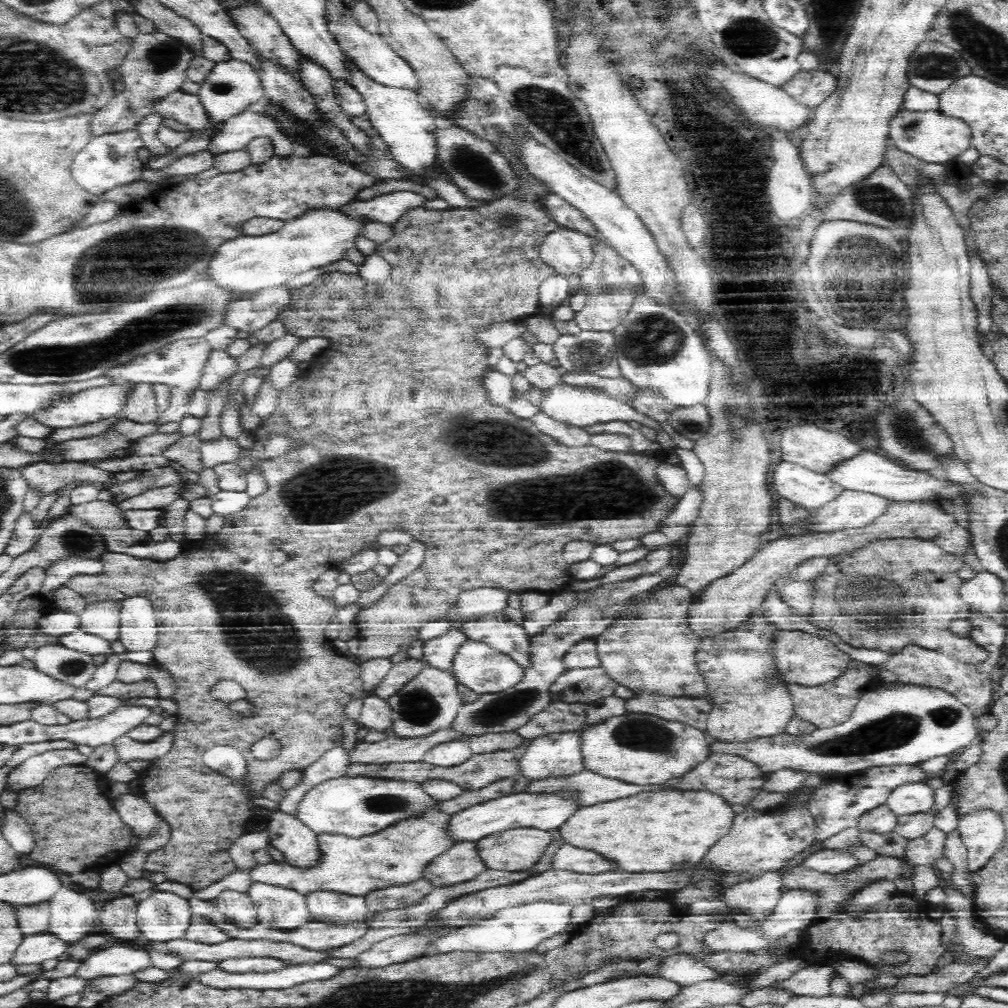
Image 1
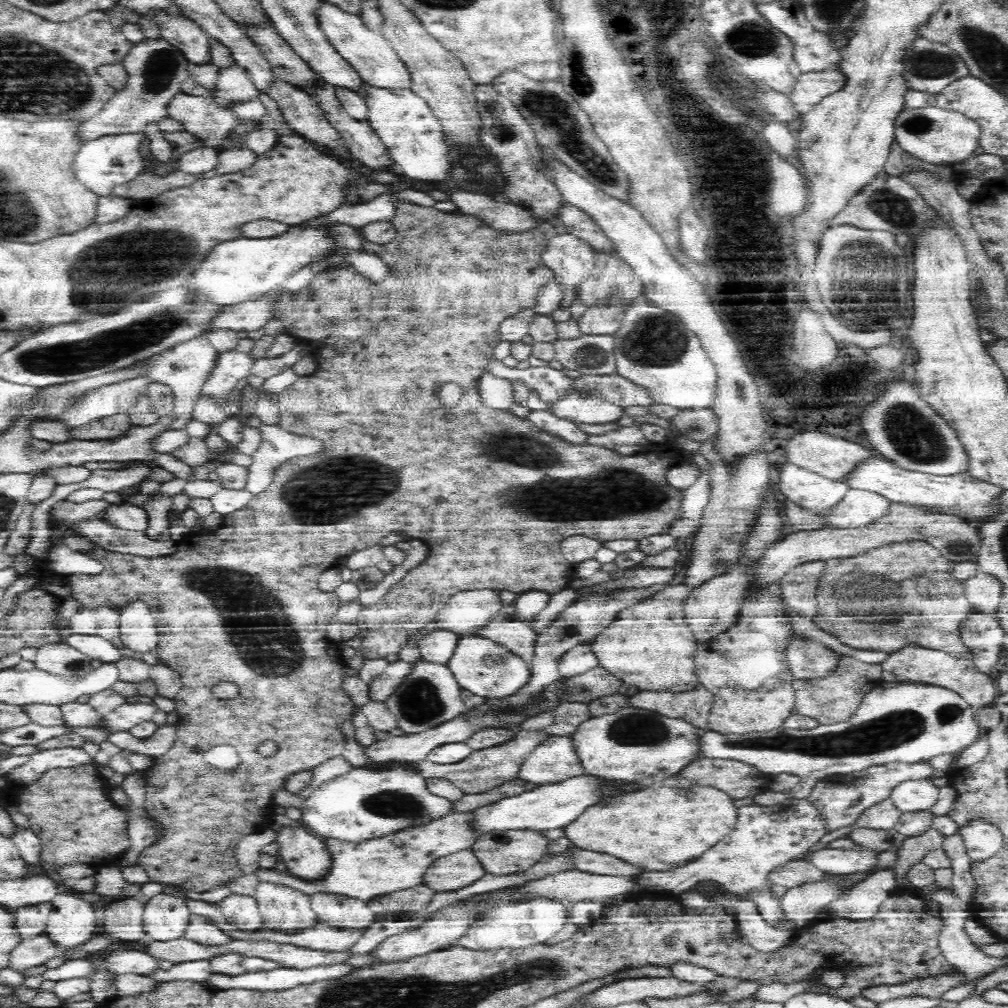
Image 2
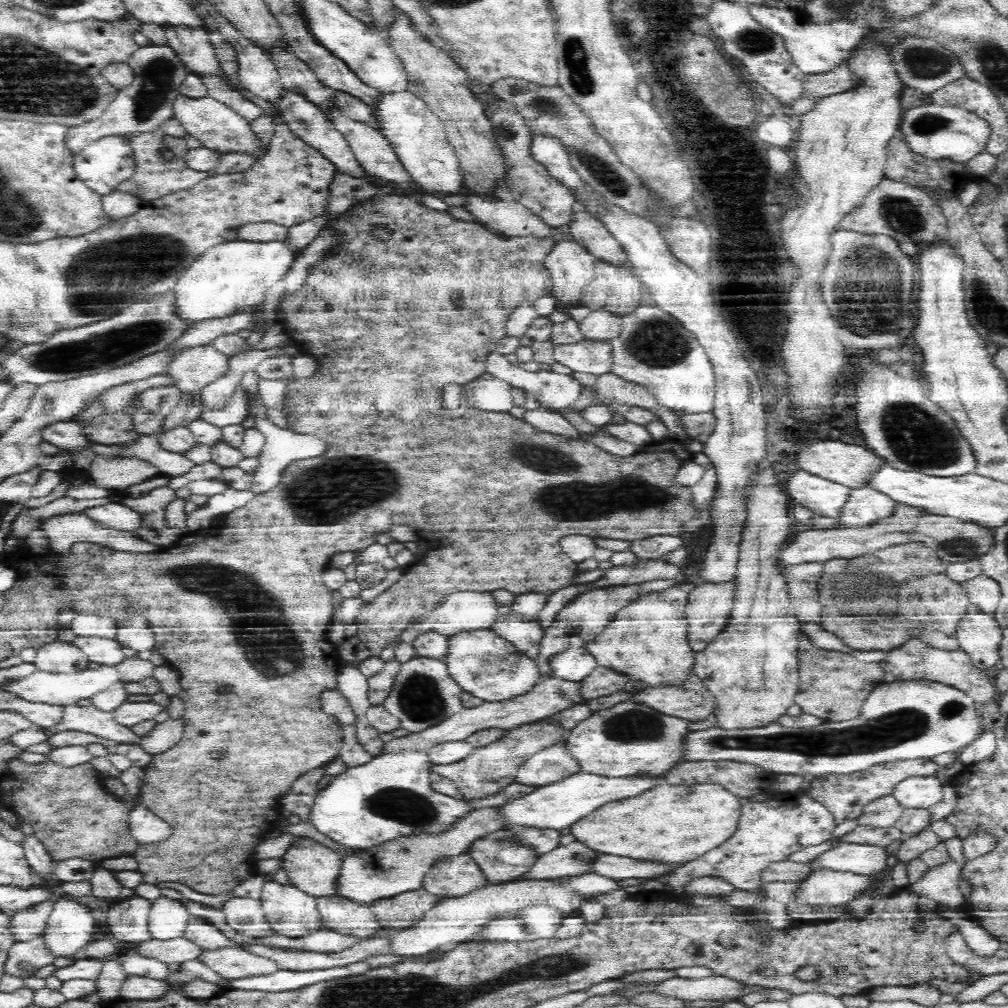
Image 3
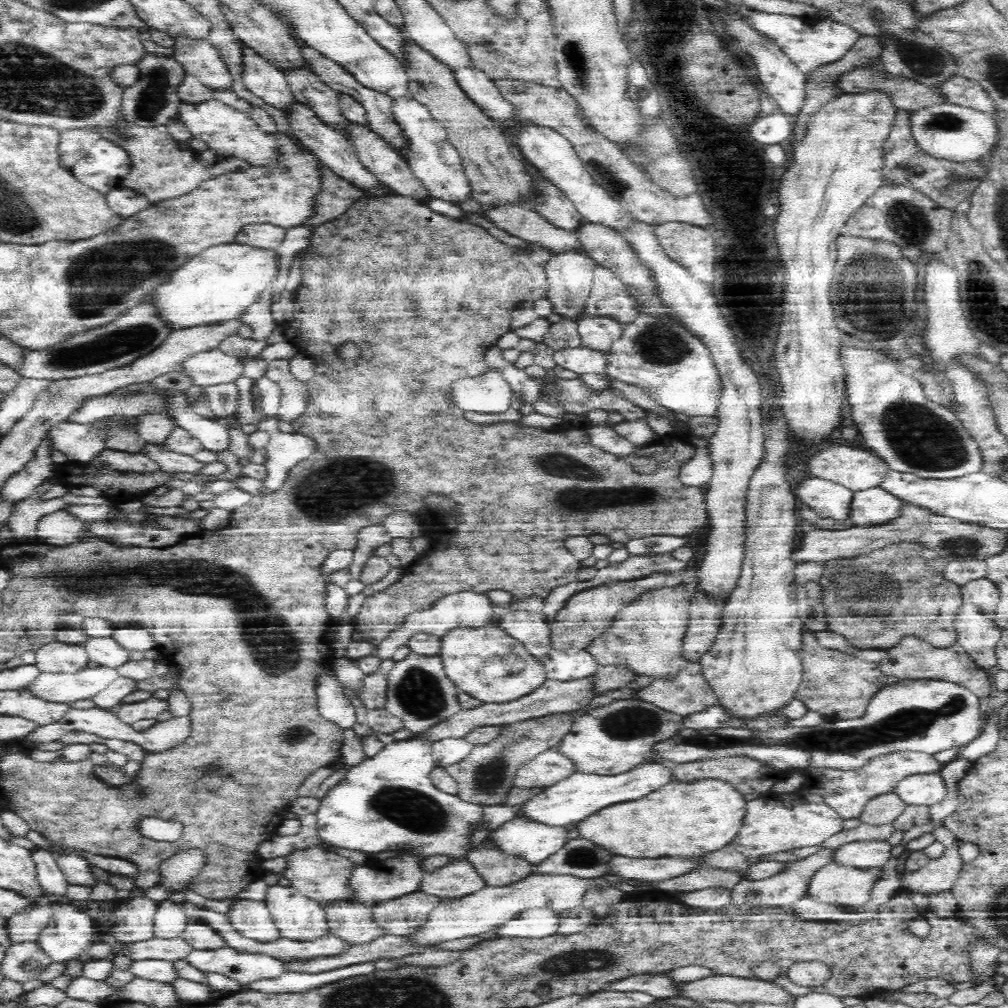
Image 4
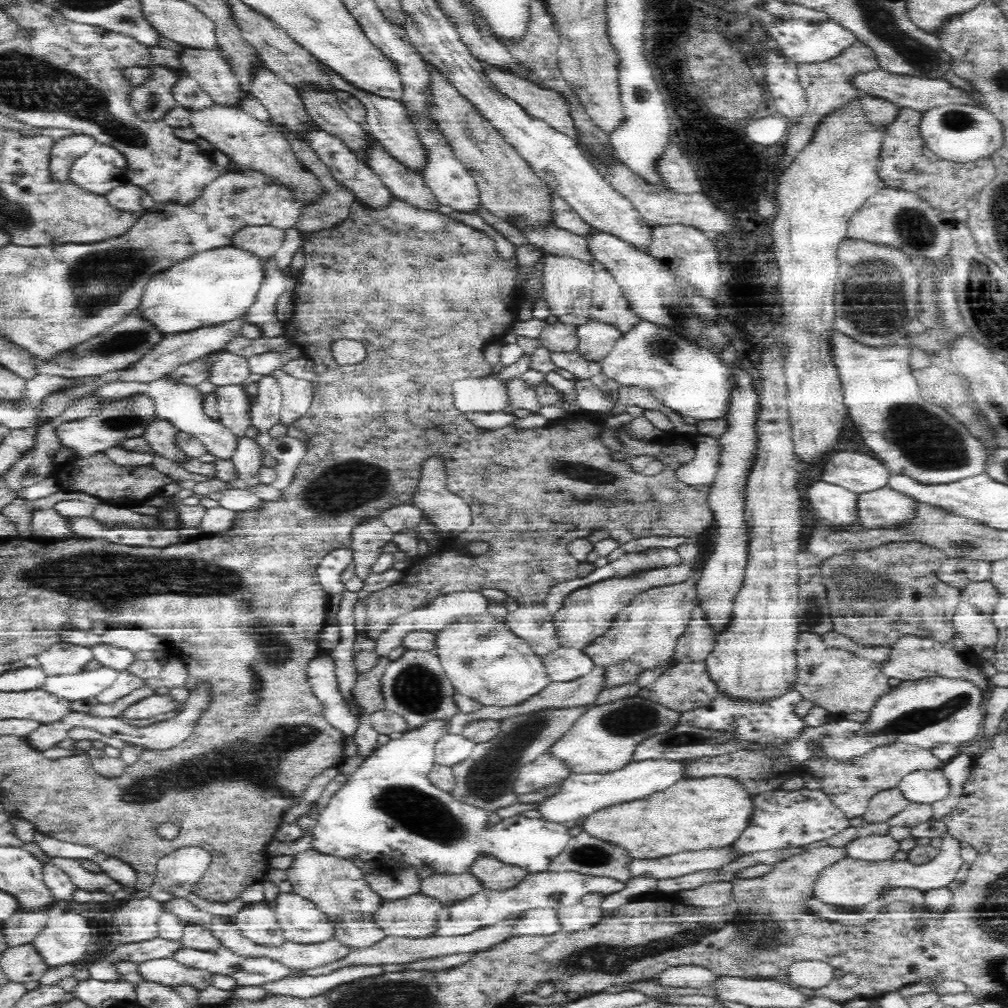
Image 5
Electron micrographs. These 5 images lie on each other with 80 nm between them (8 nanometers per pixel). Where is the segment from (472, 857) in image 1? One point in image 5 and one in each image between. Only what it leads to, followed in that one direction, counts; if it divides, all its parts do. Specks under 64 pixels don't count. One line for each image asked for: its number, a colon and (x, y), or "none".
2: (453, 873)
3: (455, 876)
4: (452, 881)
5: (446, 889)

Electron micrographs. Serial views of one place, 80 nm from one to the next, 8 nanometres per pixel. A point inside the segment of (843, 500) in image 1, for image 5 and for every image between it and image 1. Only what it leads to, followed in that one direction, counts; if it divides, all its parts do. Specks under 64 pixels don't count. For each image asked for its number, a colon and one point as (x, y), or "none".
2: (860, 507)
3: (867, 505)
4: (872, 507)
5: (886, 508)

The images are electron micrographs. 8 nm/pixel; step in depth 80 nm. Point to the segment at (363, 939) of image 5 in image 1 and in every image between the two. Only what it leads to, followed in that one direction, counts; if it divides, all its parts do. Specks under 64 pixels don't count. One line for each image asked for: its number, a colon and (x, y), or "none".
1: (335, 909)
2: (334, 911)
3: (343, 916)
4: (354, 924)

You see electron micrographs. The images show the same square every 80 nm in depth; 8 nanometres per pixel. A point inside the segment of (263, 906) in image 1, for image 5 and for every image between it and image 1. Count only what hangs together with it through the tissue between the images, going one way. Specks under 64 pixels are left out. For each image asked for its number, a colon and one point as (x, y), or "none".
2: (284, 909)
3: (293, 914)
4: (298, 918)
5: (302, 923)

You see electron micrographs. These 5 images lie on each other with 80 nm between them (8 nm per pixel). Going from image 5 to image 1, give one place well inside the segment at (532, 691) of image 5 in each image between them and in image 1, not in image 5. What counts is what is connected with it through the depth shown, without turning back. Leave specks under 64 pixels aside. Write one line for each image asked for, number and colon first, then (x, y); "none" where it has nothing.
1: (483, 669)
2: (485, 667)
3: (488, 666)
4: (484, 661)

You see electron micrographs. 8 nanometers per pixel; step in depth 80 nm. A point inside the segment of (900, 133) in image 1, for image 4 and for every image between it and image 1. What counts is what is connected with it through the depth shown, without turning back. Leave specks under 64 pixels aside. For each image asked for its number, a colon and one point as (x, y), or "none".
2: (935, 134)
3: (942, 132)
4: (958, 133)

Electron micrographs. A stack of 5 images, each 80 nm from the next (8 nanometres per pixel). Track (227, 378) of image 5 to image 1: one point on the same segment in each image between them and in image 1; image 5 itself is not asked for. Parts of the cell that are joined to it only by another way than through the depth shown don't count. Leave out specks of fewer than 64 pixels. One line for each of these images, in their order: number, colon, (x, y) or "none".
1: (181, 365)
2: (186, 367)
3: (196, 368)
4: (215, 367)

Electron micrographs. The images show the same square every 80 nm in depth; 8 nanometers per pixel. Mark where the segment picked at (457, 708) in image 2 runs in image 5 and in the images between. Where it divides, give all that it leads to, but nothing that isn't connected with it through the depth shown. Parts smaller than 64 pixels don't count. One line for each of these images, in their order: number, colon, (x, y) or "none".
3: (423, 694)
4: (418, 691)
5: (414, 686)

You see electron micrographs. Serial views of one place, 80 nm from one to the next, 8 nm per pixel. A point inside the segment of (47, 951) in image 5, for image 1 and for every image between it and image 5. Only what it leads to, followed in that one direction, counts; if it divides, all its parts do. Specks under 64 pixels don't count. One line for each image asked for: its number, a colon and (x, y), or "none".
1: (72, 916)
2: (71, 922)
3: (70, 928)
4: (68, 935)

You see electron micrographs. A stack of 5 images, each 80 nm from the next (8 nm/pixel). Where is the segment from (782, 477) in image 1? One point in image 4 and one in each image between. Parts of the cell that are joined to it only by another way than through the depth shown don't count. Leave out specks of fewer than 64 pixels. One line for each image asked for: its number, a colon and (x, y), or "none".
2: (820, 495)
3: (826, 498)
4: (829, 500)

